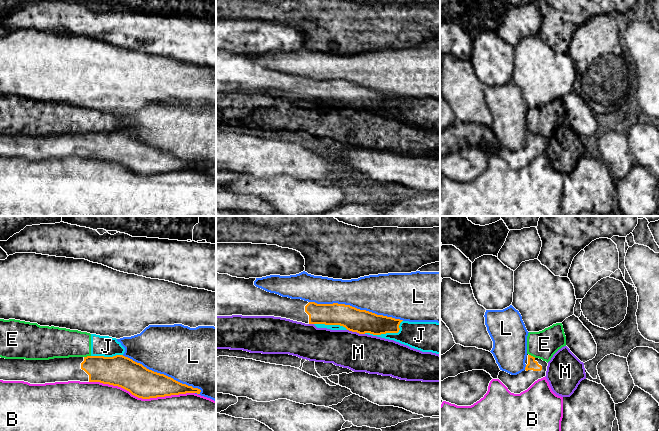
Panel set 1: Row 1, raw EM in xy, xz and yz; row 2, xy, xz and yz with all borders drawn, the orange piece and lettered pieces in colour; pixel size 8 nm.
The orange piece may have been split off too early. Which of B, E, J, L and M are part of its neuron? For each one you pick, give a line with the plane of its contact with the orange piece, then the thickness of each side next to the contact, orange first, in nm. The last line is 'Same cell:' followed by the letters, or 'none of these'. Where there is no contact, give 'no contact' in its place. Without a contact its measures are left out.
Same cell: none of these

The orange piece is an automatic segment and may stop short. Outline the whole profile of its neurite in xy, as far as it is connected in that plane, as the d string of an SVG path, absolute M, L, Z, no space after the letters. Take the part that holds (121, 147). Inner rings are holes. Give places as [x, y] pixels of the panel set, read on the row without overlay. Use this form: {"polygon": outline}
{"polygon": "M123 131L87 132L49 136L5 135L0 133L0 156L30 160L55 158L100 158L121 163L132 171L150 175L201 166L147 145Z"}

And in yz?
{"polygon": "M529 130L525 136L525 146L517 151L500 147L498 154L511 169L520 170L527 166L535 157L546 152L548 139Z"}

